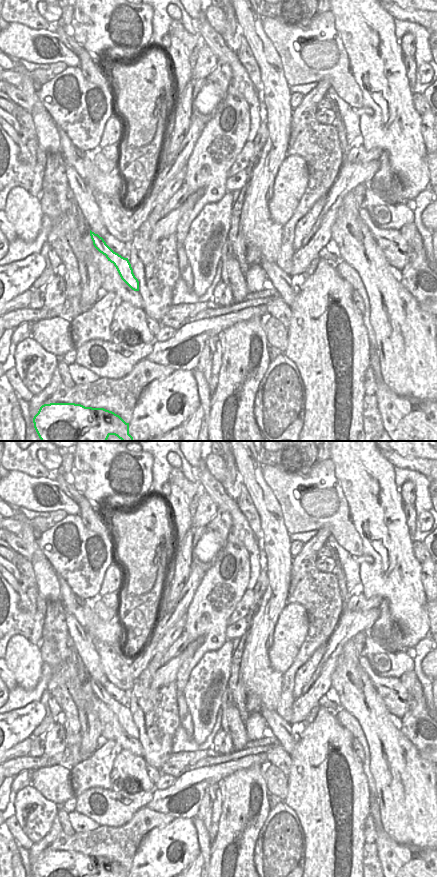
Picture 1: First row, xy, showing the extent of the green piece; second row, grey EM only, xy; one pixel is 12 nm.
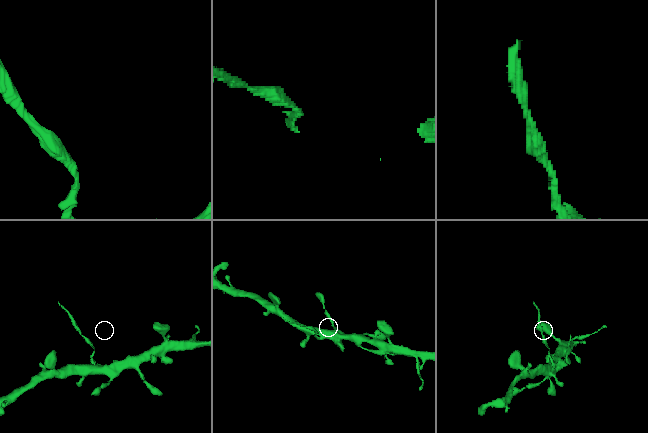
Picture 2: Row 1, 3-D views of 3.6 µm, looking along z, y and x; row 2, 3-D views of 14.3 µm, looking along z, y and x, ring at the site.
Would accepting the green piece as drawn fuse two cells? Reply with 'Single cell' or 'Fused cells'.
Fused cells

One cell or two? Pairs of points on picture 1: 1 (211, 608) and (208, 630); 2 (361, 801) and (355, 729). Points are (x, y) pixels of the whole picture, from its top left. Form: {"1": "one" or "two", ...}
{"1": "one", "2": "two"}

